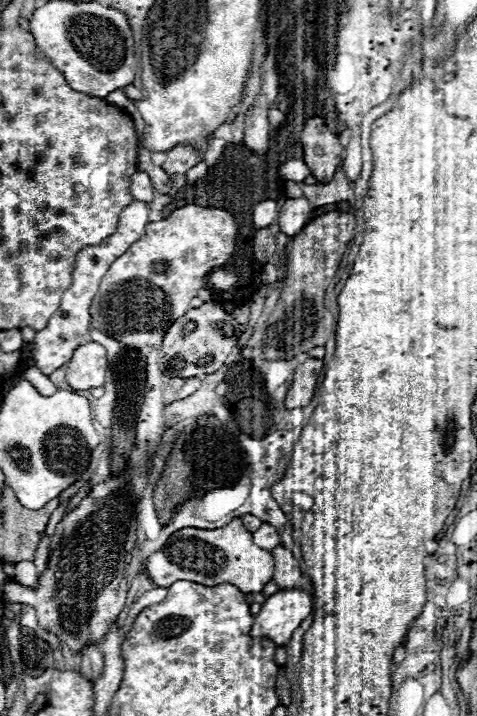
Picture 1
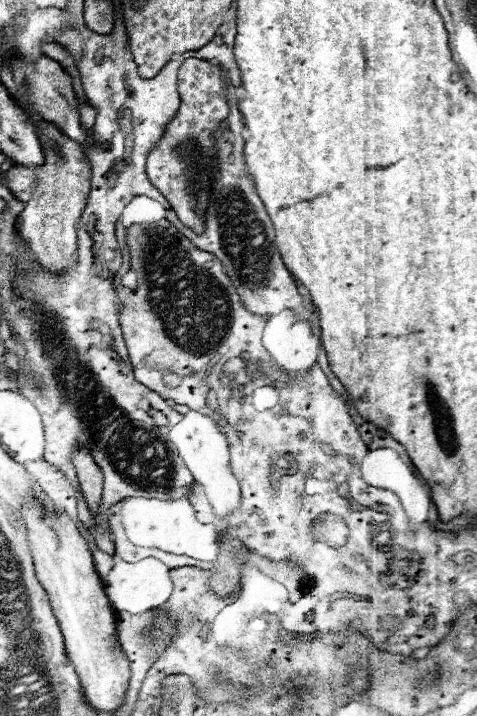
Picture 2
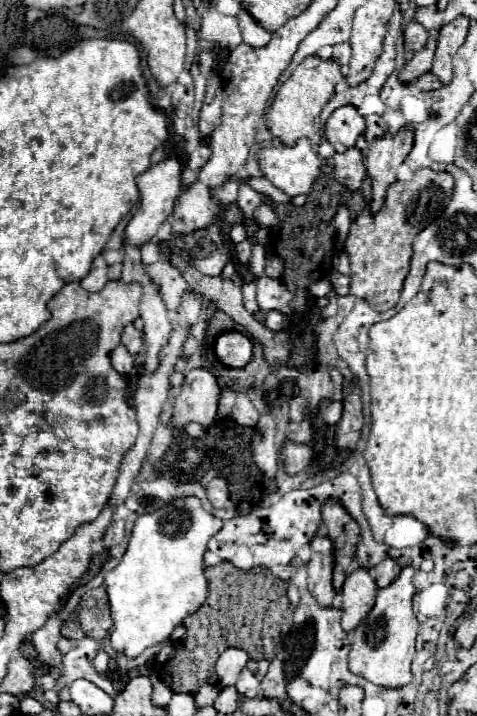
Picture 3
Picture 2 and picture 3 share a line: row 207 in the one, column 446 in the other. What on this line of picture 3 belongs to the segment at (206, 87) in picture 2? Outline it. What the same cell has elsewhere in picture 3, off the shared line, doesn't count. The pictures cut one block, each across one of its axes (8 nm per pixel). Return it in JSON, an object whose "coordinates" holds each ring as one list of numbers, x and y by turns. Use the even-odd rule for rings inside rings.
{"coordinates":[[420,168,408,182,394,182,388,192,380,212,370,212,372,182,366,176,362,182,362,194,366,206,362,214,352,222,350,234,346,238,344,250,350,258,350,294,366,300,376,312,386,312,394,308,400,300,404,278,410,270,412,240,428,224,432,224,448,206,452,198,454,178,448,172,434,172,432,168]]}

